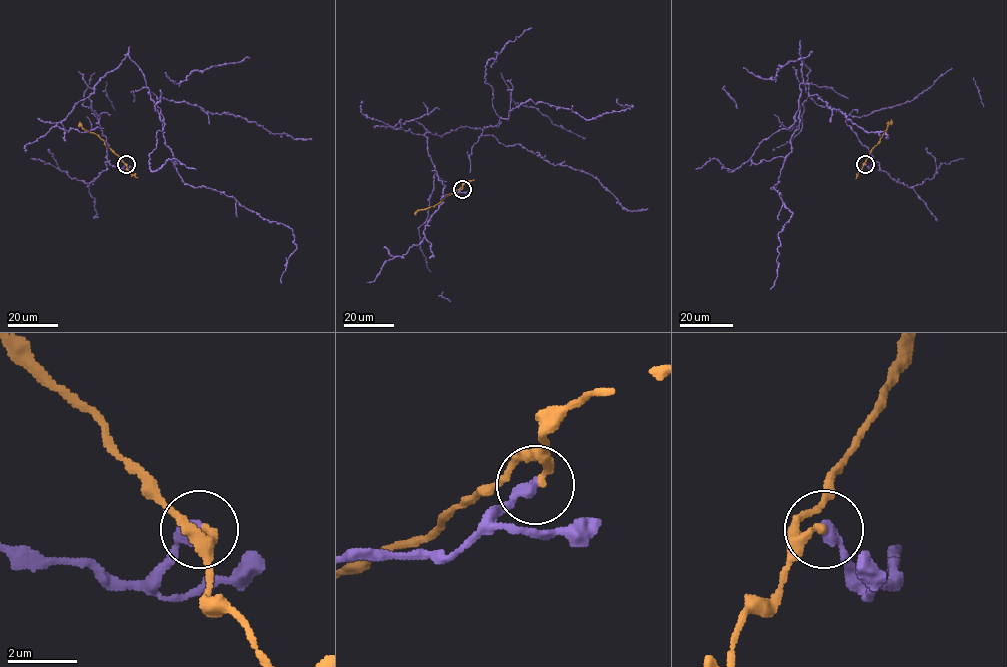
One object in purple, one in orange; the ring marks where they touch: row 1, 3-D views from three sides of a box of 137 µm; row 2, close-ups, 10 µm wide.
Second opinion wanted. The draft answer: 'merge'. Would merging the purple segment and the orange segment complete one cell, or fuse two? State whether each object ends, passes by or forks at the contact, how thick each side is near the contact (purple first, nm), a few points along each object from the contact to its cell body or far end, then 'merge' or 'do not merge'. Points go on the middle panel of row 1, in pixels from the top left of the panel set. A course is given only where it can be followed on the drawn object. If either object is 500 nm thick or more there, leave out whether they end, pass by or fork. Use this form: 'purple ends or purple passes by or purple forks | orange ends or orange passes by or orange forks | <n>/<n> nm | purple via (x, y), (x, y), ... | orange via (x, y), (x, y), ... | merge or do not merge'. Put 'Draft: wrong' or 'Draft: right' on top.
Draft: wrong
purple ends | orange ends | 400/240 nm | purple via (462, 189), (443, 195), (424, 134), (498, 126), (530, 99), (589, 120), (632, 106), (617, 99) | orange via (462, 189), (416, 214) | do not merge

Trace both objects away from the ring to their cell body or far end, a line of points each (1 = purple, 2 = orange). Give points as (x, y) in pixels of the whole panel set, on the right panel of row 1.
1: (865, 164), (872, 154), (846, 117), (808, 93), (800, 49), (799, 128), (771, 189), (793, 213), (770, 289)
2: (865, 164), (892, 119)

